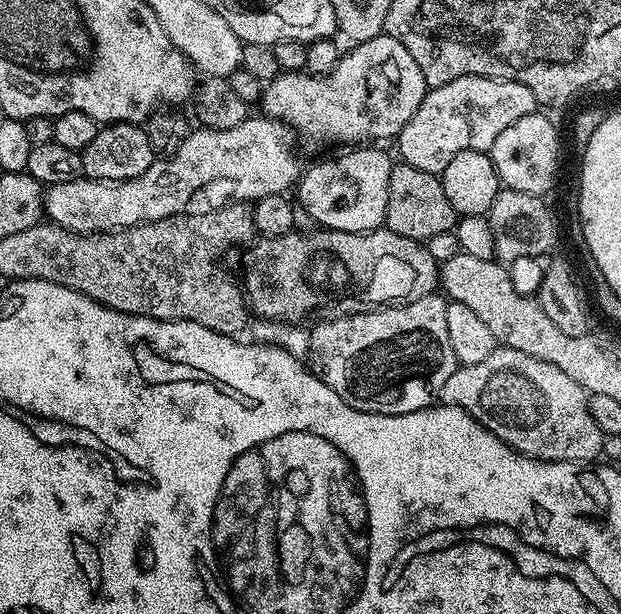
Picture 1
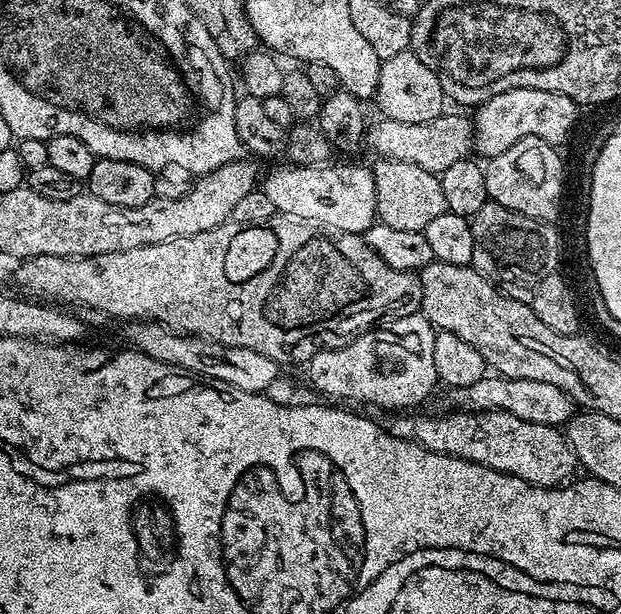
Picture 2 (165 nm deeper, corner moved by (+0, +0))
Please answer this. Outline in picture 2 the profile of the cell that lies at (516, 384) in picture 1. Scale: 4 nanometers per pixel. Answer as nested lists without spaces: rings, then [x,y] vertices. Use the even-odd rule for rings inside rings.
[[[452,410],[449,416],[440,416],[437,420],[420,416],[413,422],[412,432],[416,443],[432,452],[490,466],[539,488],[557,487],[562,478],[572,476],[578,468],[574,450],[568,445],[567,435],[560,428],[526,422],[509,412],[469,414],[464,410]]]

